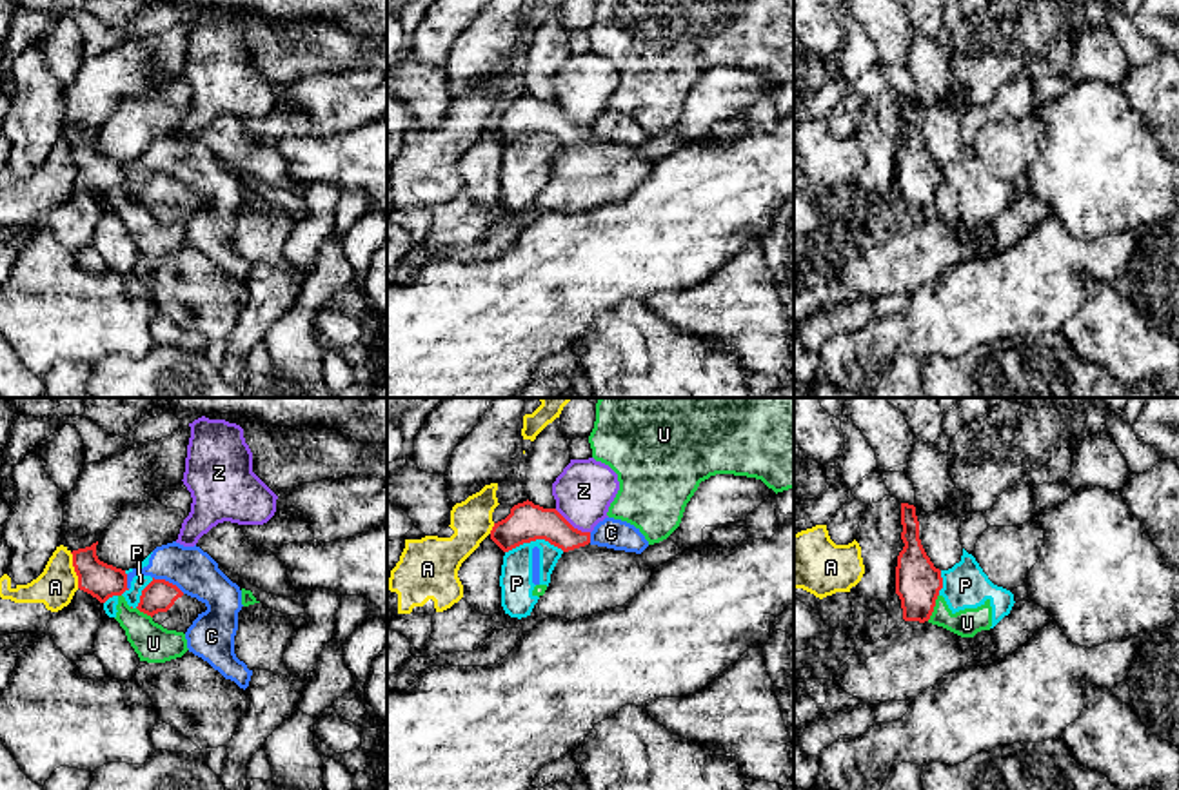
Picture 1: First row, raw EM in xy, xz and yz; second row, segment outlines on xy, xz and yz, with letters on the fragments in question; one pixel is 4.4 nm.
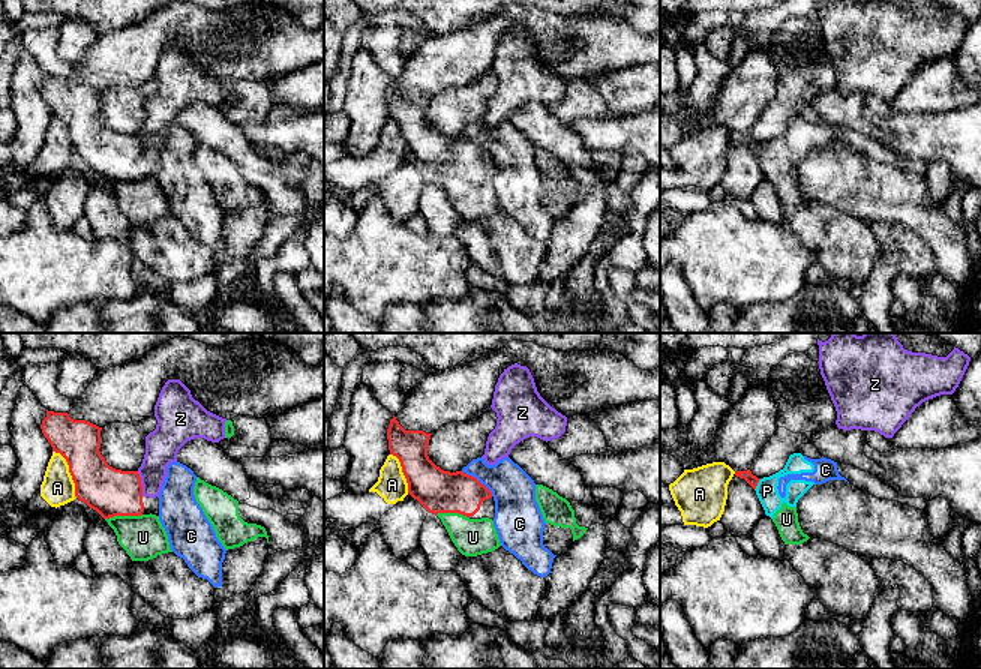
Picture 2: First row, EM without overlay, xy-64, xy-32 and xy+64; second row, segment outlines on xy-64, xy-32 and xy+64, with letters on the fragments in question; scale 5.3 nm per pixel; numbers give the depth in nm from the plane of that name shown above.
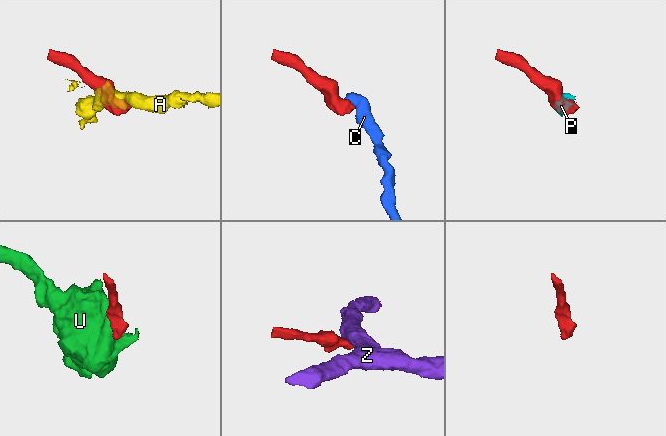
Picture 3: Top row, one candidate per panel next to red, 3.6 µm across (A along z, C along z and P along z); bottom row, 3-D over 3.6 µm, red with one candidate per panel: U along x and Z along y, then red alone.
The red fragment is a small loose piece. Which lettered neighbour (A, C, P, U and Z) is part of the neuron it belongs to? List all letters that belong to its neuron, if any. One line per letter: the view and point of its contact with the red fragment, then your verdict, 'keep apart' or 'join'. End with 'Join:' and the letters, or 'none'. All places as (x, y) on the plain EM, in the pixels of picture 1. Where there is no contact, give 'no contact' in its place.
A: xy (75, 164) | keep apart
C: xy (168, 175) | keep apart
P: xz (535, 133) | keep apart
U: yz (934, 198) | keep apart
Z: xz (571, 118) | keep apart
Join: none

